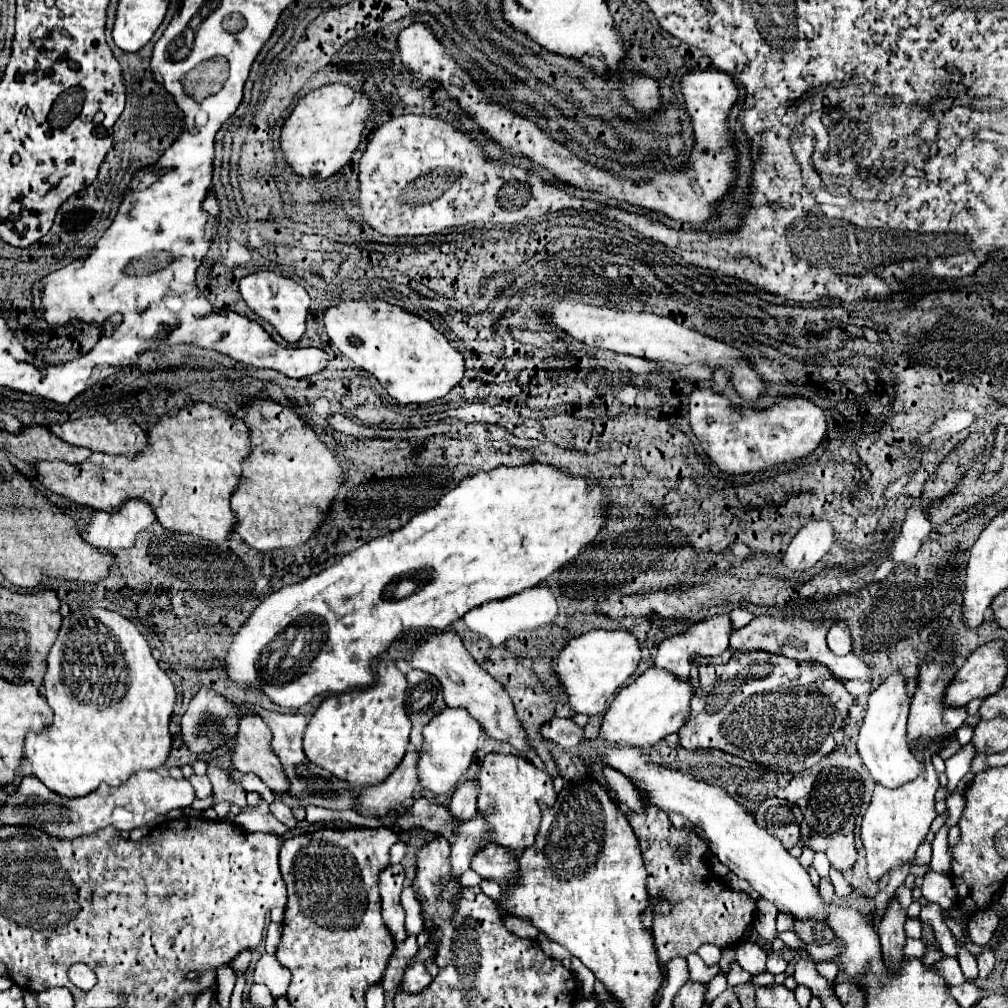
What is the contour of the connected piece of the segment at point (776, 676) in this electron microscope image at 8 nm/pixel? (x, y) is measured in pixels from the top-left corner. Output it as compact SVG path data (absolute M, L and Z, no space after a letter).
M739 650L721 666L699 668L699 688L691 700L691 718L679 730L679 742L687 750L723 750L747 762L759 764L769 772L799 774L835 750L835 734L845 726L851 706L855 706L855 696L849 694L845 682L835 678L823 664L797 662L795 666L787 666L787 658L767 654L767 650Z

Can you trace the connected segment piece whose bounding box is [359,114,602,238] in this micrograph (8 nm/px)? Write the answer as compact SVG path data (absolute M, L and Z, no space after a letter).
M397 116L387 120L375 130L373 140L359 162L361 182L361 212L377 232L385 236L421 236L443 232L451 226L485 226L485 224L519 224L523 220L541 218L559 210L575 209L578 212L597 213L602 208L594 201L581 200L570 196L555 182L545 182L533 172L511 162L495 162L485 158L485 152L469 132L455 130L447 120L431 116Z

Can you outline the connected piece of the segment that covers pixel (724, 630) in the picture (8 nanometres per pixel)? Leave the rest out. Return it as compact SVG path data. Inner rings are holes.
M717 614L717 616L709 616L701 622L695 622L687 628L687 632L683 634L675 634L665 638L659 648L657 648L657 656L655 656L655 666L657 668L665 668L681 678L689 676L689 656L691 654L699 654L699 656L717 656L721 654L727 646L729 646L729 636L733 632L733 624L729 614Z

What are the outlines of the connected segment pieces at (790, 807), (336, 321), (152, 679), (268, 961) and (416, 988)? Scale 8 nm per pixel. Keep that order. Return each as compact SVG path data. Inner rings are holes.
M781 798L765 800L755 814L755 822L771 830L771 834L775 834L785 848L793 848L801 840L803 812L789 800Z
M351 300L351 302L343 302L339 306L333 306L325 312L325 328L327 328L331 342L349 360L353 360L355 366L371 372L381 382L381 386L389 392L389 396L395 398L397 402L423 404L423 402L439 400L453 386L457 386L463 378L463 372L465 372L463 356L449 344L449 340L439 330L435 330L431 326L431 322L425 320L423 316L407 312L385 300Z
M79 606L63 618L59 636L47 656L43 688L45 698L55 712L55 720L47 730L27 734L25 756L33 766L33 774L49 790L69 798L85 796L101 782L121 786L137 770L157 770L167 760L171 750L169 718L177 694L171 678L153 658L147 638L119 612L99 606Z
M263 952L261 958L255 964L253 980L259 982L259 984L265 984L271 990L271 994L275 998L279 998L279 996L285 996L289 980L291 980L291 974L289 974L289 970L285 966L279 964L275 954Z
M423 962L411 964L411 966L405 970L403 990L409 992L409 994L419 994L421 990L425 990L425 988L431 984L431 980L433 980L433 976L427 972L427 968L425 968Z

